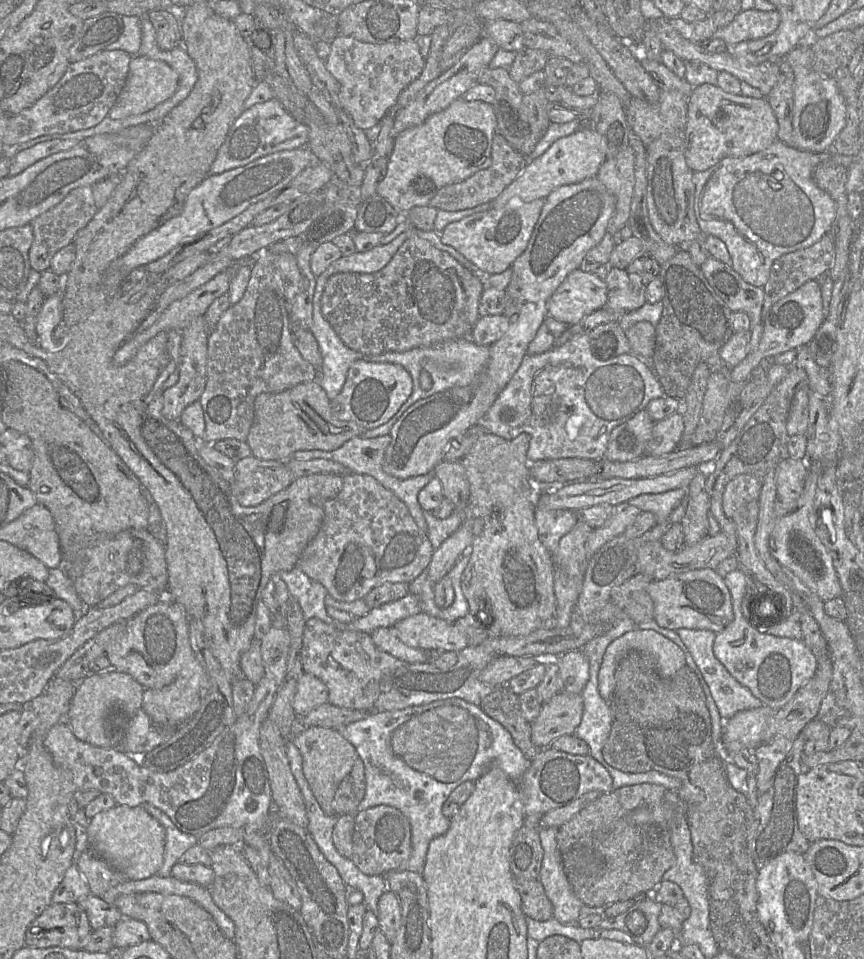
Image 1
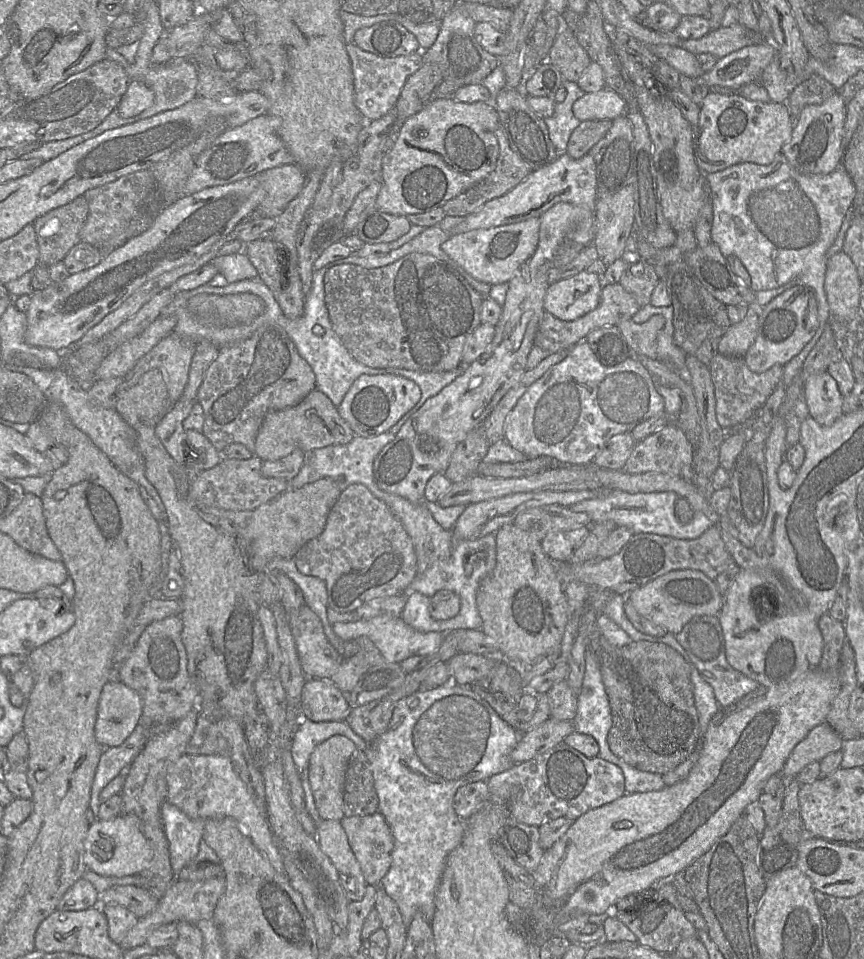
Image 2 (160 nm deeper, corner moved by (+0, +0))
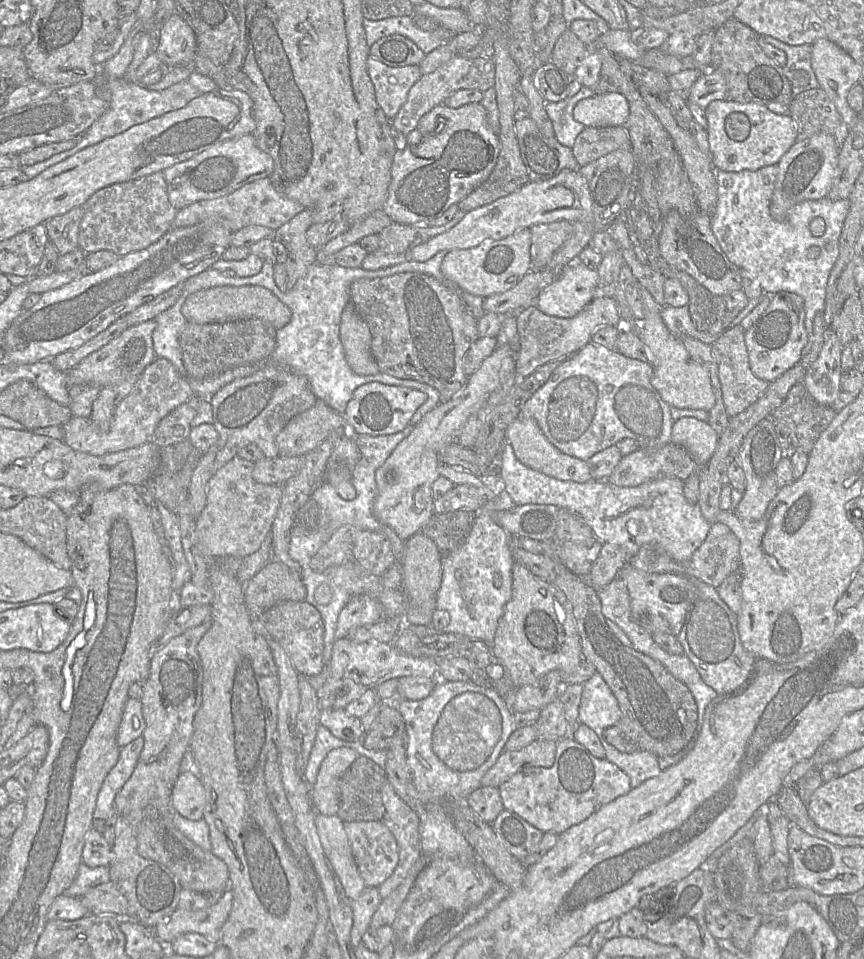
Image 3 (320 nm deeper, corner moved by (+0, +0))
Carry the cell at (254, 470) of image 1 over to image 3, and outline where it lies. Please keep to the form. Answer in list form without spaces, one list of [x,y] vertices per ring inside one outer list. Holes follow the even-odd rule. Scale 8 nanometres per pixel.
[[[235,456],[207,483],[206,505],[196,518],[196,539],[208,559],[244,559],[256,552],[270,533],[283,494],[282,485],[261,484],[252,477],[255,462]]]

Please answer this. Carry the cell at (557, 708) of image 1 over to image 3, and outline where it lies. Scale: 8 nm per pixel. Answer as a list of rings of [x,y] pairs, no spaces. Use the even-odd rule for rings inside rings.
[[[537,738],[526,747],[504,750],[495,764],[484,774],[481,786],[498,788],[514,774],[532,767],[550,767],[555,760],[557,742]]]

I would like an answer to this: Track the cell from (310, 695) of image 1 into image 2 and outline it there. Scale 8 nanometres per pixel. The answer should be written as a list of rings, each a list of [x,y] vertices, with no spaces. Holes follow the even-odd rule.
[[[307,678],[301,697],[302,719],[314,722],[346,721],[350,710],[347,695],[335,684]]]

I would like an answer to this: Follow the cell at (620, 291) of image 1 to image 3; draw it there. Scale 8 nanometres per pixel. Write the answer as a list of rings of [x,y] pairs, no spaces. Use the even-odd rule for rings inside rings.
[[[614,297],[593,299],[572,318],[559,318],[543,313],[535,304],[523,307],[516,313],[520,349],[516,354],[515,371],[518,380],[530,376],[539,366],[558,359],[568,359],[582,349],[593,332],[602,326],[622,328],[617,302]]]

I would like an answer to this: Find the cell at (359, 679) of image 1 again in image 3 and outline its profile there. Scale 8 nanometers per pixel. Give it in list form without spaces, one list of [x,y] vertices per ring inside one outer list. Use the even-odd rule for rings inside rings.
[[[306,600],[281,601],[258,617],[265,629],[281,645],[299,674],[314,676],[323,667],[324,624],[320,612]]]

